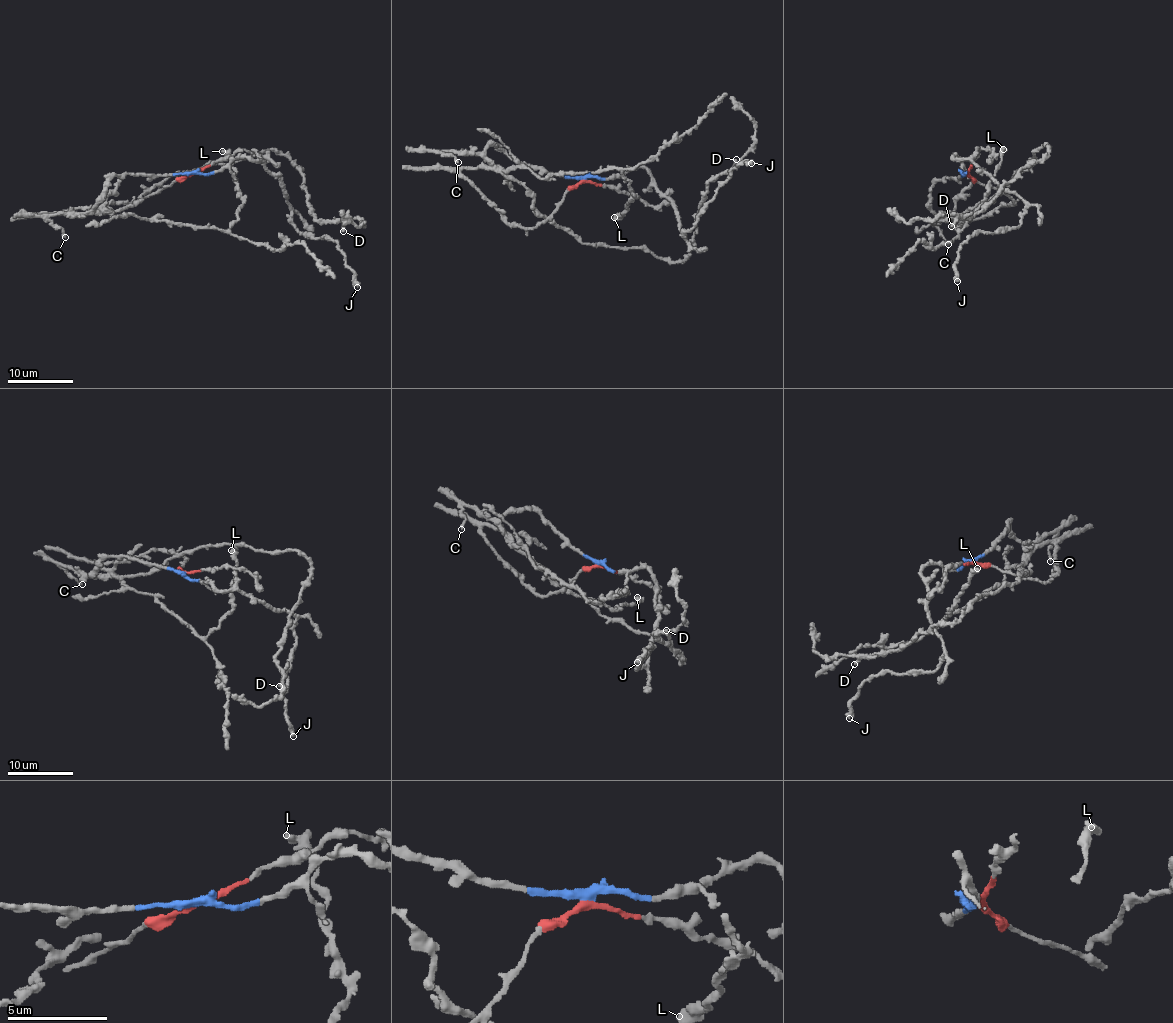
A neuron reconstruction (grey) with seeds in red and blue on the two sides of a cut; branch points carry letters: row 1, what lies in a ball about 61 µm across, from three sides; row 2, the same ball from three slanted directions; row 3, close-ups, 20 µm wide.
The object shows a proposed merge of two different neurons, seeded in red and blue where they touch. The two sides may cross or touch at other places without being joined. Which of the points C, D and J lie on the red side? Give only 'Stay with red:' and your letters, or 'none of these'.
Stay with red: none of these

